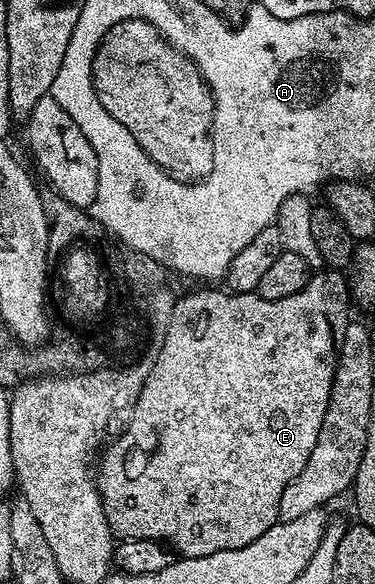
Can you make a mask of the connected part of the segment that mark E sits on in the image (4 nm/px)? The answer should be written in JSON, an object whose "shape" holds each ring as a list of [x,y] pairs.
{"shape":[[[339,268],[320,269],[312,273],[309,284],[305,284],[297,296],[285,296],[285,300],[265,300],[257,292],[236,294],[226,289],[195,290],[184,298],[176,297],[161,352],[141,388],[135,405],[135,416],[126,430],[112,441],[115,443],[108,448],[107,455],[97,462],[99,495],[112,535],[123,540],[154,538],[166,544],[174,553],[176,550],[176,555],[204,558],[213,556],[213,552],[245,548],[245,544],[253,544],[257,536],[265,536],[265,532],[275,526],[279,521],[281,492],[285,492],[301,468],[305,468],[305,460],[309,460],[309,452],[313,452],[313,444],[317,444],[317,432],[321,432],[321,420],[325,416],[325,408],[329,408],[341,340],[345,340],[345,328],[353,321],[353,295],[348,275],[346,278],[343,274],[346,273]]]}

